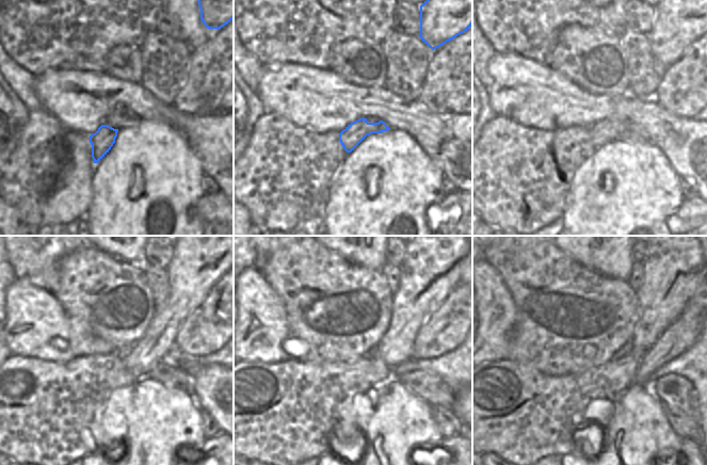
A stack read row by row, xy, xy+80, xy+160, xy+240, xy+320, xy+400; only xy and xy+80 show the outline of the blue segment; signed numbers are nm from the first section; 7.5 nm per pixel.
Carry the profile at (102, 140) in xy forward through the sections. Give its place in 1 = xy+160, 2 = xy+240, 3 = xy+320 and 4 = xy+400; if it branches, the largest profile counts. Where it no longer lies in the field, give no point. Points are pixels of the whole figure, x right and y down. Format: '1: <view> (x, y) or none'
1: xy+160 (604, 131)
2: xy+240 (201, 257)
3: xy+320 (434, 257)
4: xy+400 (673, 262)

